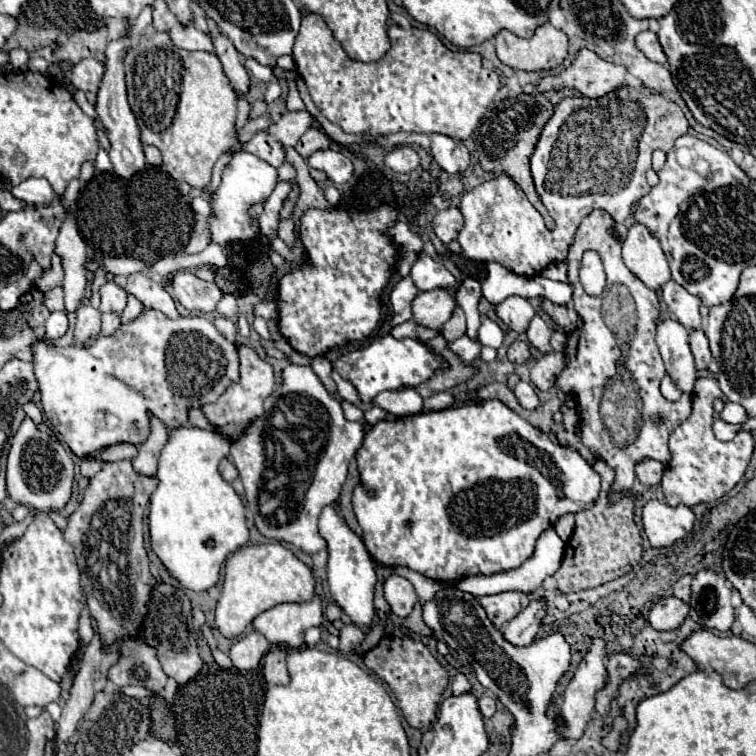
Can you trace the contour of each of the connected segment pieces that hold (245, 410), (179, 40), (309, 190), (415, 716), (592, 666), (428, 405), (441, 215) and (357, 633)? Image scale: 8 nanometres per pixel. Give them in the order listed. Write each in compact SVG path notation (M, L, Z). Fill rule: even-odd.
M237 343L237 353L239 353L239 381L233 381L225 393L209 405L203 405L201 411L205 413L207 421L215 427L217 433L227 437L229 441L237 441L243 437L245 429L259 417L263 417L263 401L273 393L275 387L275 373L273 367L259 357L259 353L253 347L239 345Z
M175 25L169 29L169 37L171 37L171 43L175 47L181 47L181 49L187 49L187 51L213 51L213 41L211 41L211 35L205 35L201 31L197 31L195 27L191 29L183 29L183 25Z
M287 147L287 161L295 165L295 169L297 169L297 179L295 181L297 181L299 189L301 189L299 199L297 199L297 207L293 211L293 221L299 226L300 219L307 209L325 209L325 211L329 211L331 205L323 197L323 191L319 189L319 185L309 175L307 161L293 147Z
M385 635L375 649L365 653L363 661L379 679L383 679L391 687L391 691L395 693L395 697L399 701L399 709L401 709L405 721L413 729L427 731L437 717L439 699L449 683L447 671L431 655L431 651L423 643L419 643L411 637Z
M593 639L589 651L585 653L583 661L579 663L571 683L565 689L565 697L563 697L563 705L561 705L561 715L567 721L567 729L563 729L563 733L567 733L567 739L579 739L585 731L585 725L591 721L593 713L595 713L595 695L597 691L601 691L607 685L607 667L605 667L605 641L603 639Z
M439 392L432 397L424 399L423 409L437 411L449 407L453 402L454 397L450 392Z
M449 207L449 209L439 211L439 213L433 217L431 225L433 225L435 235L437 235L443 243L449 243L449 241L457 239L459 231L463 229L463 221L465 221L465 219L463 219L461 209L459 209L459 207Z
M349 623L349 625L345 625L345 627L340 630L338 650L341 651L343 655L352 653L353 649L361 645L364 638L364 632L359 627L355 627L353 623Z

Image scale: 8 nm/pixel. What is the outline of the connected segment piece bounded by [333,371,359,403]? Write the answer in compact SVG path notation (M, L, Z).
M333 371L333 379L335 379L335 383L337 383L339 395L341 395L345 401L349 401L349 403L359 403L359 393L357 393L355 385L353 385L349 379L341 377L337 371Z

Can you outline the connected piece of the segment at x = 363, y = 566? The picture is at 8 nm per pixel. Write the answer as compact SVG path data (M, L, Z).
M325 507L319 517L319 533L327 541L329 549L329 563L327 563L327 581L329 591L335 603L349 615L349 619L365 629L375 619L375 607L373 607L373 587L375 587L375 567L373 561L363 545L363 541L347 527L343 517L339 517L337 509Z

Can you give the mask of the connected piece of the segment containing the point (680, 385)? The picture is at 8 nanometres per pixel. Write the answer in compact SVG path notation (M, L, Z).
M675 319L659 321L655 339L673 385L681 393L691 393L697 381L697 369L687 343L687 329L683 329L683 325L679 325Z

